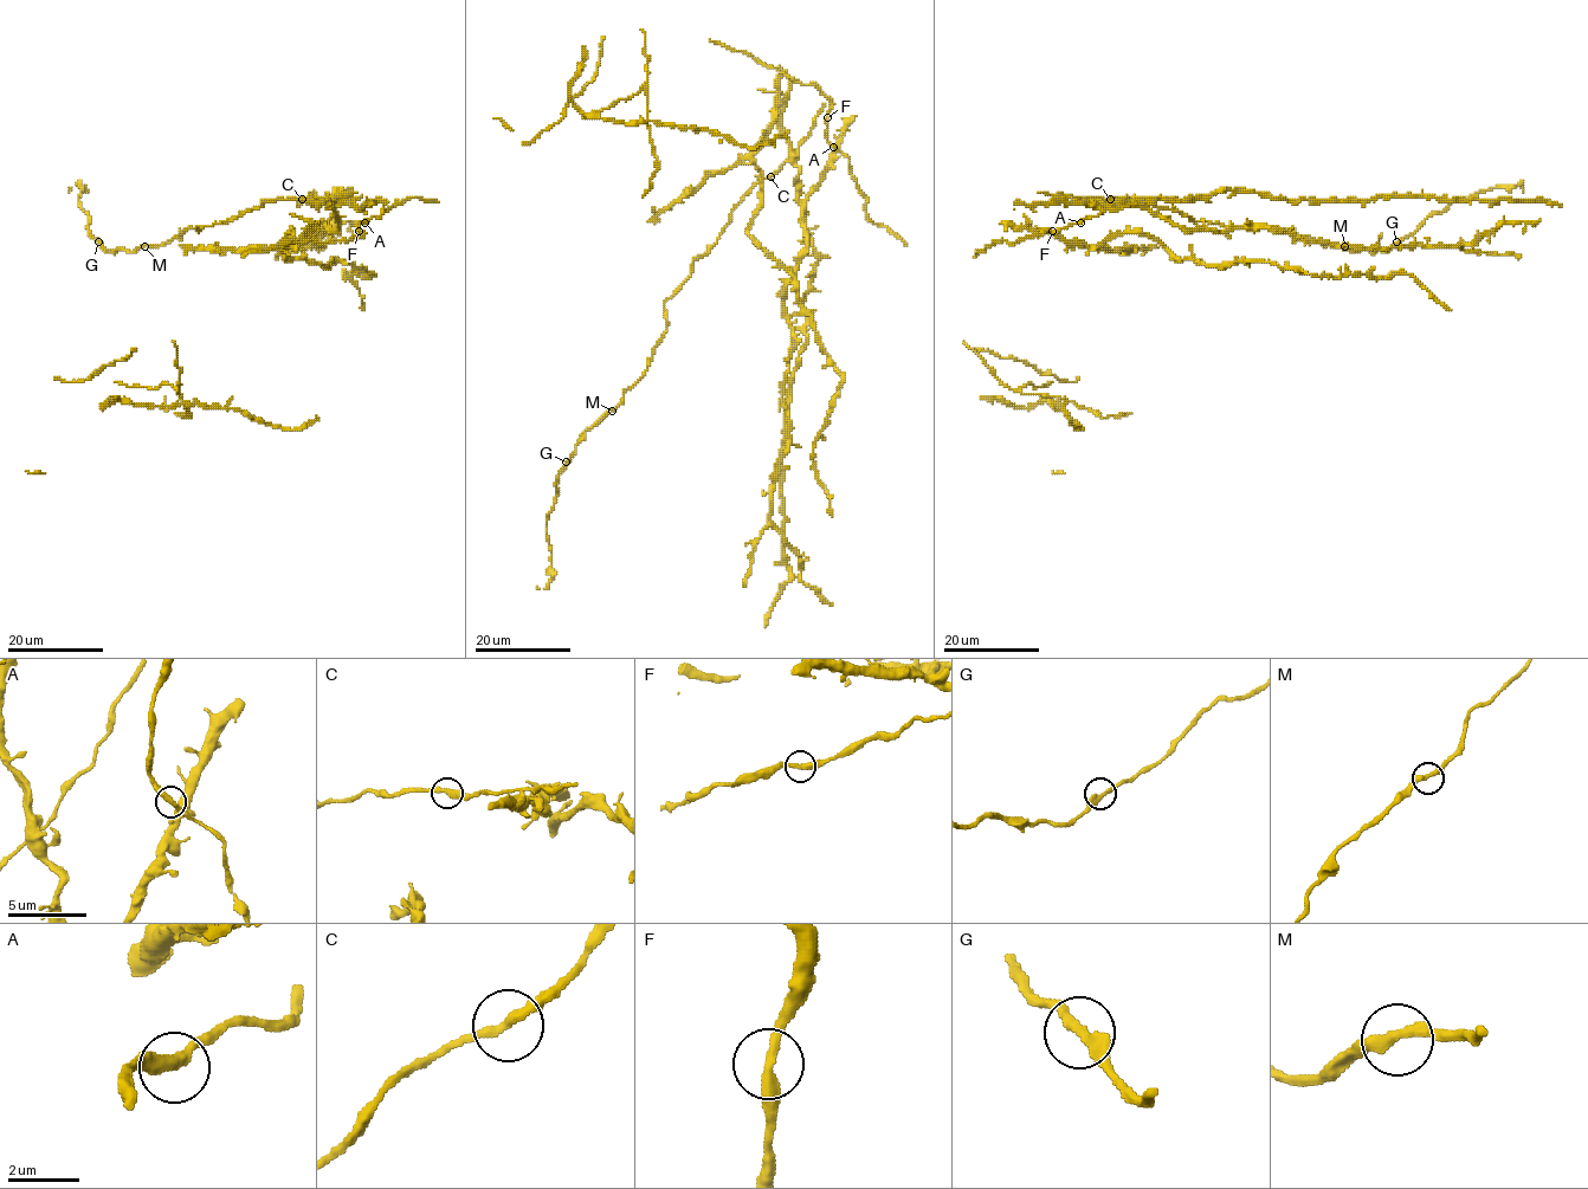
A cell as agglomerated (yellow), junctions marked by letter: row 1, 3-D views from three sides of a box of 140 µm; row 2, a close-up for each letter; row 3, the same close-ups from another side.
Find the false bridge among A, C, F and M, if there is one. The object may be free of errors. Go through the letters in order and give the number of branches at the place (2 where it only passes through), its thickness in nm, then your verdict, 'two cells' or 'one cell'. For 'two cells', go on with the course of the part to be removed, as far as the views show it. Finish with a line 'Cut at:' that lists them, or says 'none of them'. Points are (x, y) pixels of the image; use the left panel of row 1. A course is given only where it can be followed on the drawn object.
A: 2 branches meet; 340 nm thick; one cell
C: 2 branches meet; 320 nm thick; one cell
F: 2 branches meet; 320 nm thick; one cell
M: 2 branches meet; 320 nm thick; one cell
Cut at: none of them

